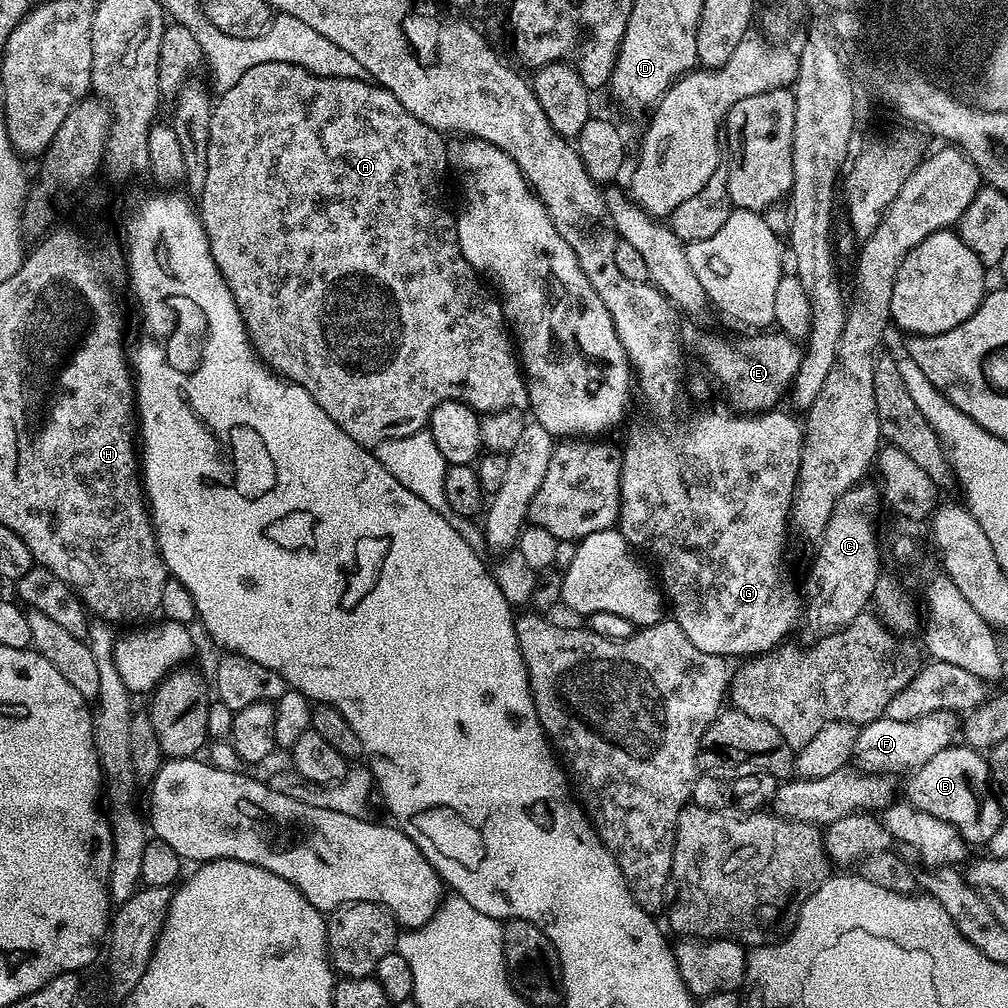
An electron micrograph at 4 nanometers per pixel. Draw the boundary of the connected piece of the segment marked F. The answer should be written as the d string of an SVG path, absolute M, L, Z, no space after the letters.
M931 712L916 720L871 720L857 731L855 759L860 760L861 769L876 774L893 774L892 772L900 772L903 768L915 770L930 762L938 750L953 747L957 736L958 716L954 712Z

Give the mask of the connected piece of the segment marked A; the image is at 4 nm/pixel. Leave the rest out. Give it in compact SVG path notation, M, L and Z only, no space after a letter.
M278 61L266 62L264 65L254 66L253 69L242 74L242 78L235 82L230 90L219 93L212 109L210 142L206 146L206 186L202 186L202 194L198 198L198 211L202 226L206 230L206 238L210 242L210 254L214 258L214 266L218 266L218 270L238 306L244 329L248 331L248 340L252 344L252 349L256 351L257 357L263 360L277 376L287 380L289 384L297 384L311 394L314 402L318 402L318 406L322 410L326 410L328 417L339 428L346 430L346 434L350 434L350 438L354 438L354 442L364 445L369 450L375 450L379 444L387 440L406 438L415 432L425 431L432 411L447 400L460 400L464 404L469 404L478 414L504 414L509 410L520 410L520 407L523 409L528 403L526 377L522 371L521 361L514 351L514 340L505 321L501 301L491 291L488 293L484 289L485 281L473 270L470 262L466 262L466 258L458 246L456 216L448 209L448 176L450 177L450 165L445 137L436 129L426 126L426 122L414 118L414 114L410 114L410 110L406 110L406 106L402 106L402 102L398 102L398 98L394 98L394 94L390 90L381 88L367 79L350 80L332 76L317 76L298 65Z

